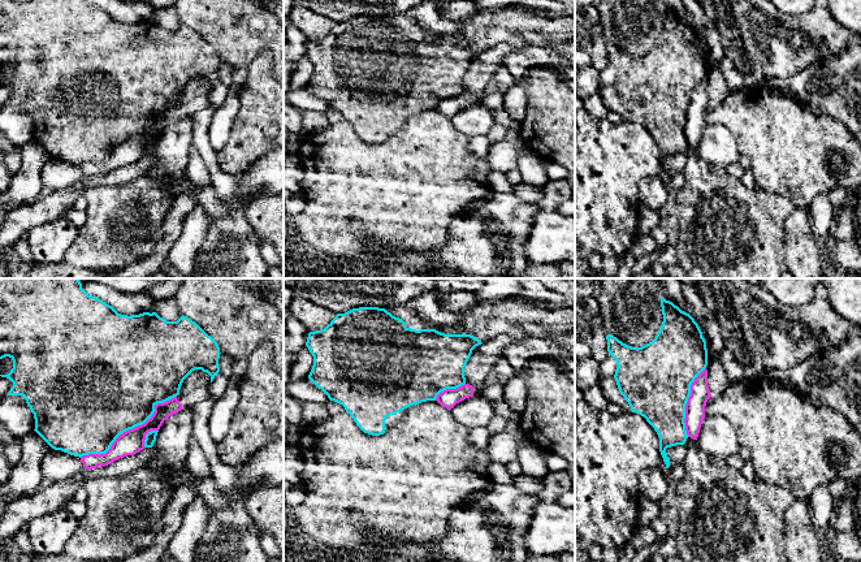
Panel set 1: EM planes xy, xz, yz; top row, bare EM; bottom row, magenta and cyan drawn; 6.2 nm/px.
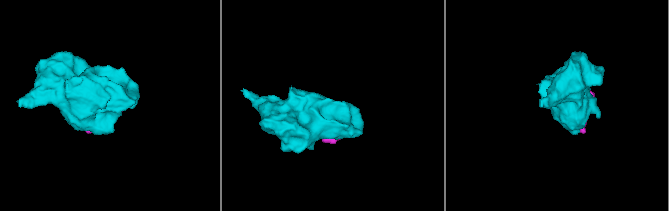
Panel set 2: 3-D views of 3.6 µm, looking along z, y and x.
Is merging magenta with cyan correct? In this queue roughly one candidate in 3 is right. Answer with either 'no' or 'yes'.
no

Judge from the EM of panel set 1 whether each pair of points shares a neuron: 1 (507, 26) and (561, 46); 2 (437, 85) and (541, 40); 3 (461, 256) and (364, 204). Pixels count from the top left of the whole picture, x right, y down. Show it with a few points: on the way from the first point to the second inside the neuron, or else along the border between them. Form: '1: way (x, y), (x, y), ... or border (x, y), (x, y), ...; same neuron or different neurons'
1: border (561, 39), (556, 38), (545, 46); different neurons
2: way (462, 59), (485, 38), (496, 33), (515, 33); same neuron
3: border (454, 219), (449, 228), (449, 237), (432, 251); different neurons

